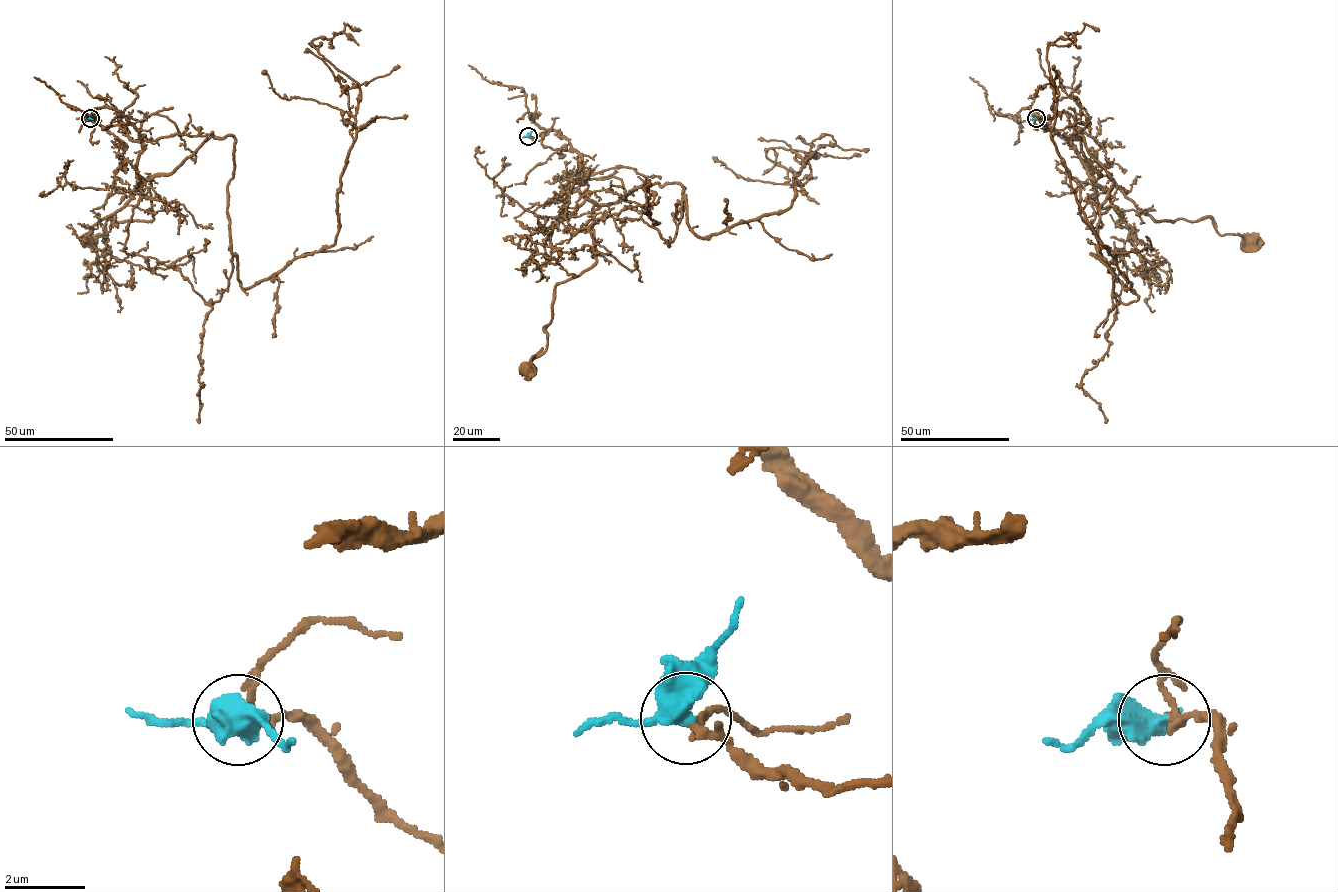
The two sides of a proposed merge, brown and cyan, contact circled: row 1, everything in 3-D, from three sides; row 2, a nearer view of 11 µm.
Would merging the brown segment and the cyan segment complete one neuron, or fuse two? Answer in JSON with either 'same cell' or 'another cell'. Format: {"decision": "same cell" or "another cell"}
{"decision": "same cell"}

